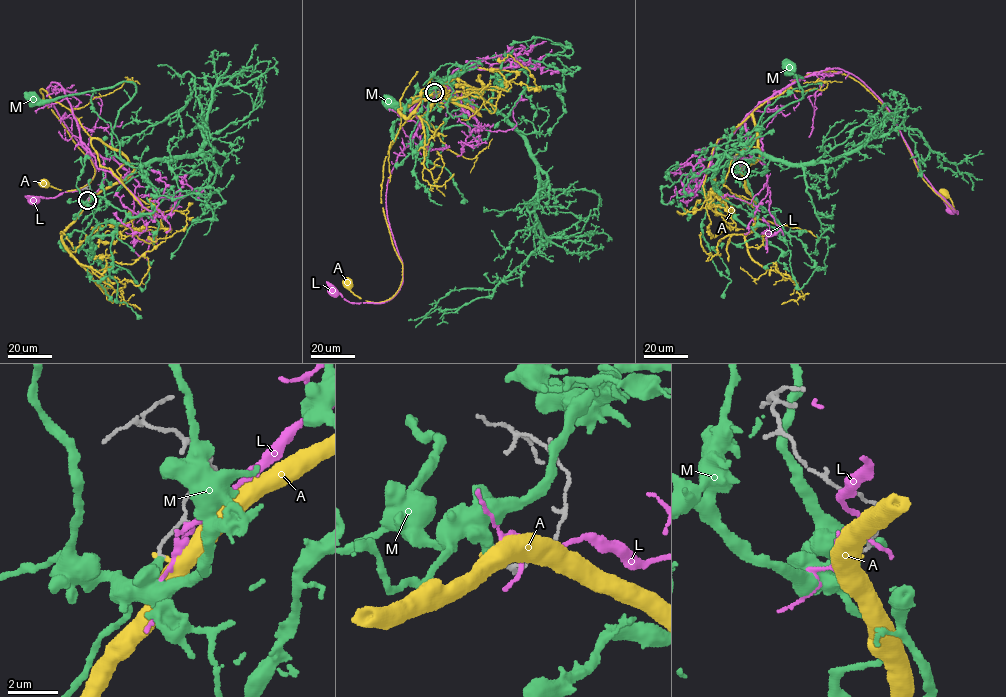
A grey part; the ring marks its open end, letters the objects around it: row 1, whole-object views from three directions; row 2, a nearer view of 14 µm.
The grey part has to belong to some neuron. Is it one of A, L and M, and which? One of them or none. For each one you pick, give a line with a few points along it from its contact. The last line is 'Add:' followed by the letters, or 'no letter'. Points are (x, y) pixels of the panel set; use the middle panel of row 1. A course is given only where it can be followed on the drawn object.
Add: no letter

